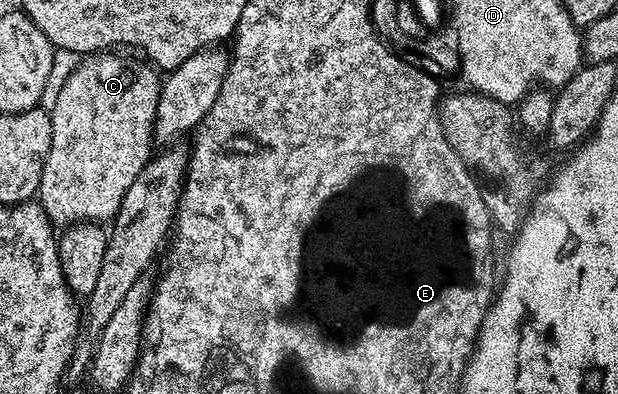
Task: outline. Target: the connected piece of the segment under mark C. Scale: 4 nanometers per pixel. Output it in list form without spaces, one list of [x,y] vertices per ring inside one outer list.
[[[117,50],[92,53],[78,63],[67,82],[63,82],[63,90],[59,90],[59,98],[55,98],[55,106],[49,112],[51,150],[43,166],[39,203],[49,215],[50,224],[68,226],[82,222],[109,222],[116,216],[125,191],[135,178],[139,178],[151,159],[149,144],[154,143],[153,119],[157,116],[162,83],[158,69],[152,64]]]

